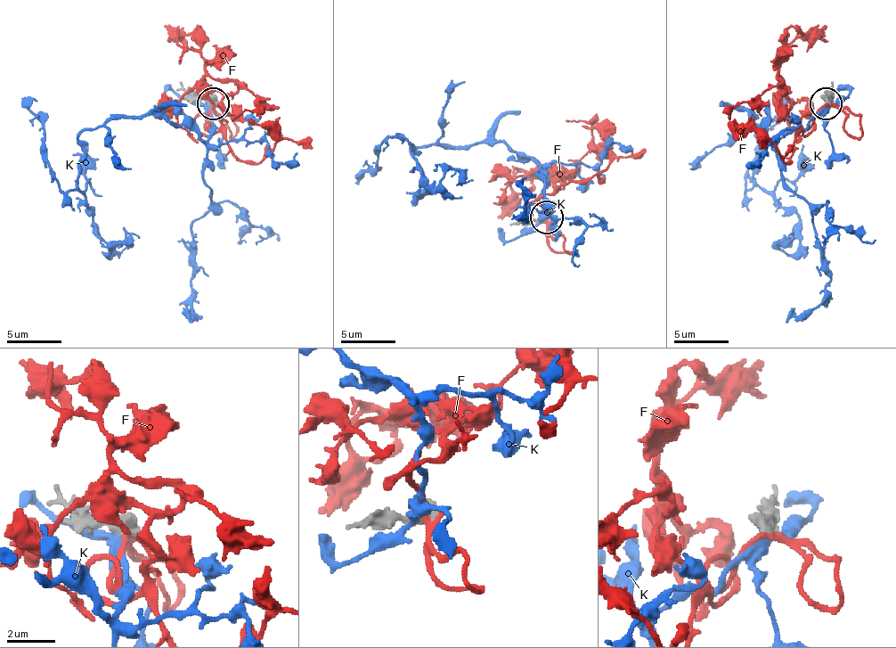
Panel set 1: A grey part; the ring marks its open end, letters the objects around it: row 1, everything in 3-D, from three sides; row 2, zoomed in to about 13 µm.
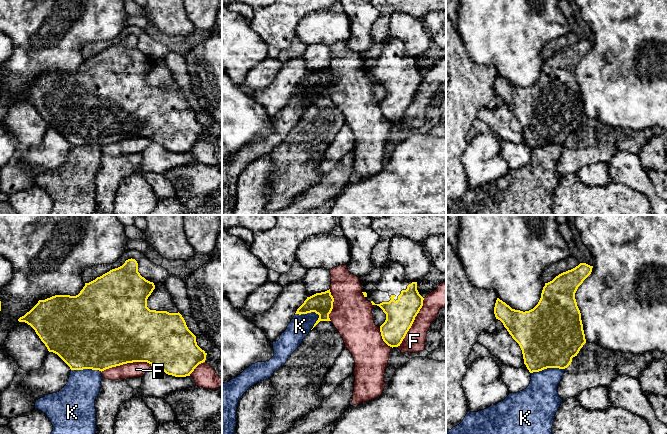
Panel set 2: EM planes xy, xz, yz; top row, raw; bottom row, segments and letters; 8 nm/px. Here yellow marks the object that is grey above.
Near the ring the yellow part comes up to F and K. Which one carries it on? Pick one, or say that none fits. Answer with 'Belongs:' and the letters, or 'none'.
Belongs: none

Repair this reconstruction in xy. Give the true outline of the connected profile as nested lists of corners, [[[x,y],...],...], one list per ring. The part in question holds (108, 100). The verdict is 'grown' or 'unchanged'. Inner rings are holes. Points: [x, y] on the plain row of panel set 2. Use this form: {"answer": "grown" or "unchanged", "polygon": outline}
{"answer": "unchanged", "polygon": [[[135,35],[85,59],[76,72],[55,71],[38,79],[24,92],[18,95],[30,101],[45,120],[49,128],[57,130],[71,146],[106,145],[133,138],[147,138],[175,153],[186,153],[201,139],[207,129],[196,118],[196,112],[188,105],[182,91],[167,87],[150,86],[147,75],[155,65],[153,58],[146,56],[138,48]]]}

